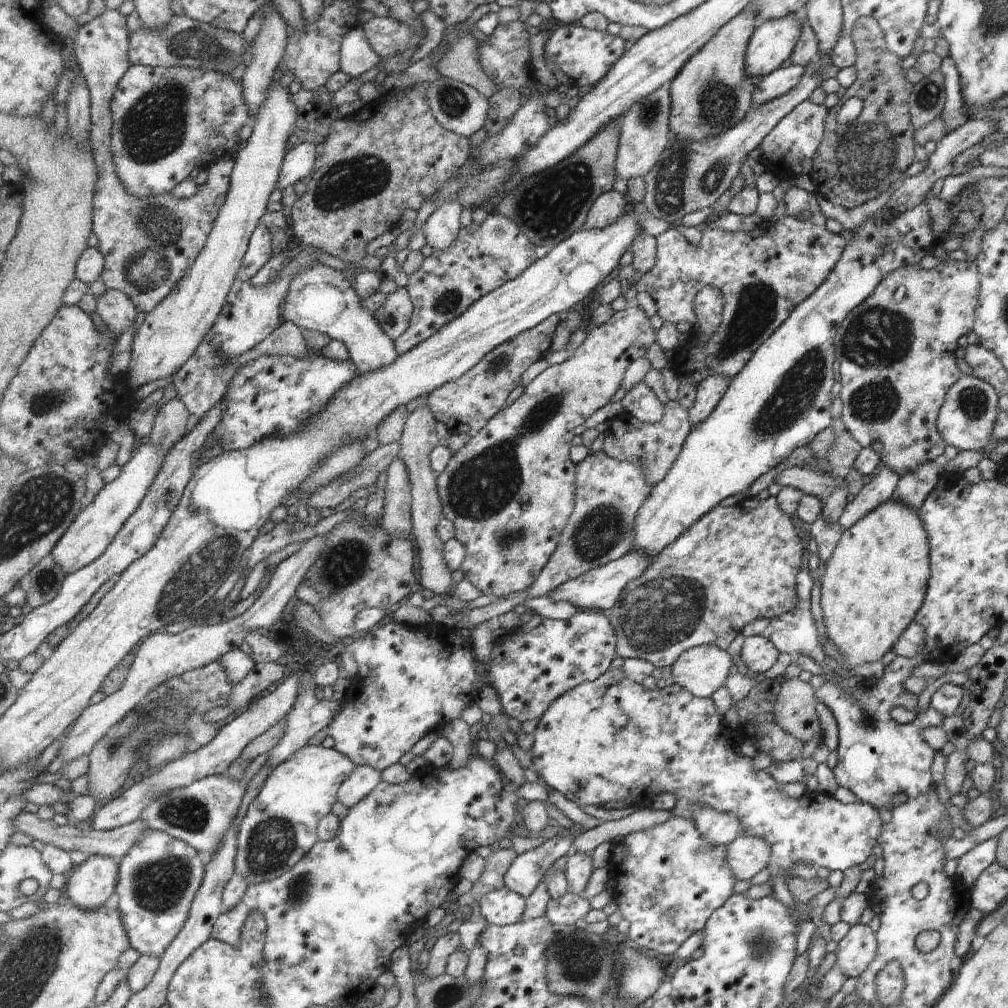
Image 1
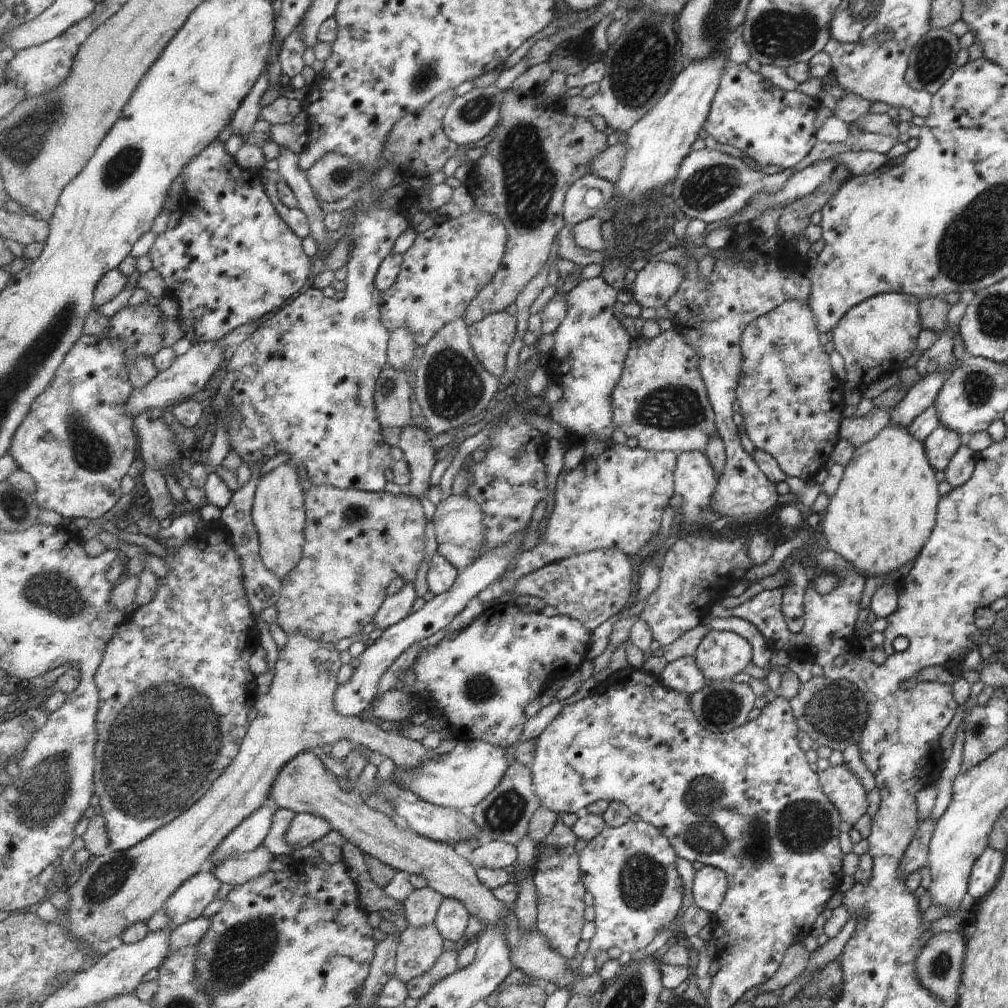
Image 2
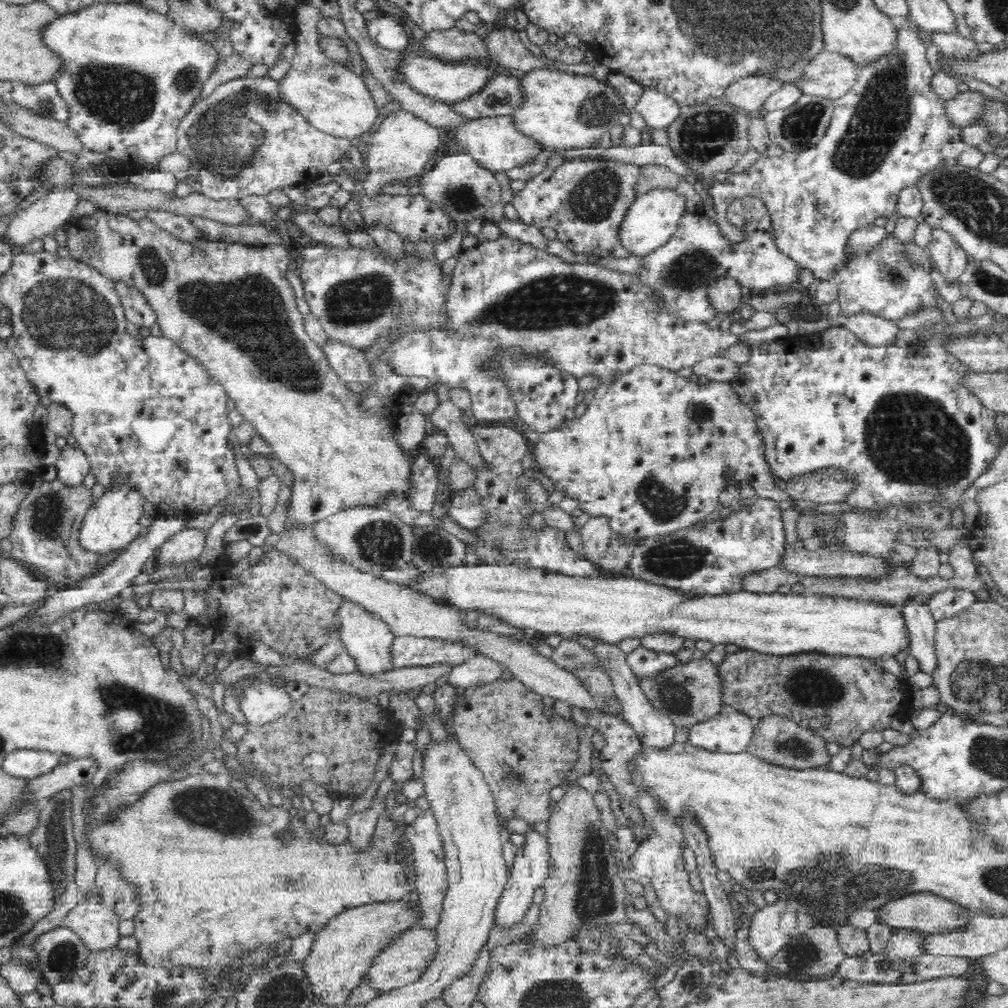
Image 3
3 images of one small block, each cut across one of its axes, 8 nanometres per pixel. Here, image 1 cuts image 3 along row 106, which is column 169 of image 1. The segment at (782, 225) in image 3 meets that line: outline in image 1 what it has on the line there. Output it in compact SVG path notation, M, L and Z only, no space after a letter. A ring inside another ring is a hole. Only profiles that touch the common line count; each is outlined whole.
M155 829L141 836L139 844L123 857L116 890L121 920L133 949L140 955L164 955L184 930L205 874L205 859L187 842Z

